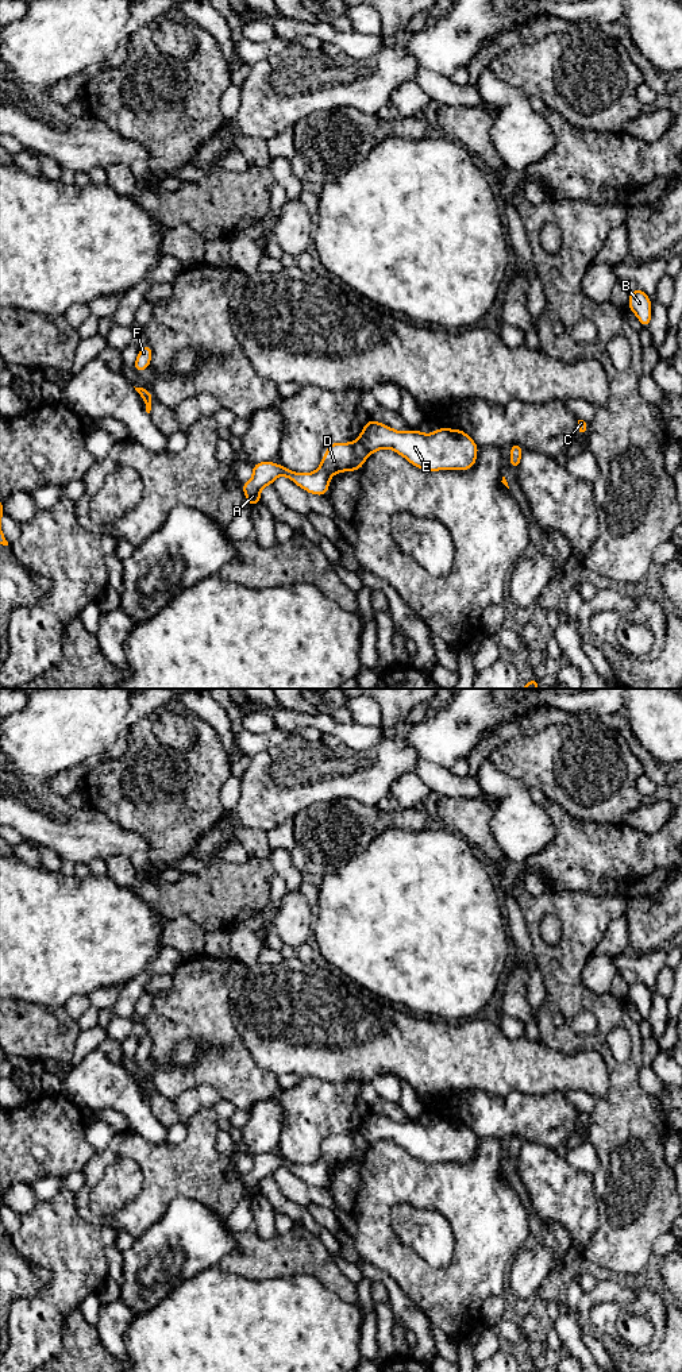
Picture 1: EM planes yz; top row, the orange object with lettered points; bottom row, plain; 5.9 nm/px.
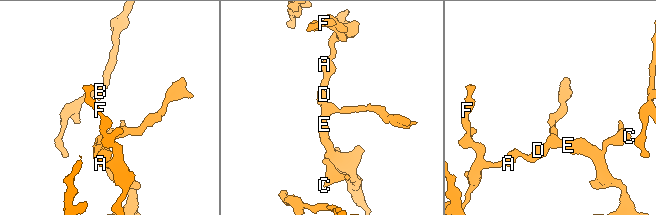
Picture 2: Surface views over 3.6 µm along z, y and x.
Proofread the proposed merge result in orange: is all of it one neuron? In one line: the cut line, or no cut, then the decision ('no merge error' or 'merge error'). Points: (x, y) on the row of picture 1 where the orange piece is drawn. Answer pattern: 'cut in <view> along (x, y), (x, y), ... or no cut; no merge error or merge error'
cut in yz along (357, 440), (368, 454); merge error

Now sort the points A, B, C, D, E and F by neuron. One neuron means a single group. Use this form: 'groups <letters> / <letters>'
groups A B D F / C E

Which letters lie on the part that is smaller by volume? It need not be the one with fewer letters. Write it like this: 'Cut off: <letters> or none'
Cut off: C, E

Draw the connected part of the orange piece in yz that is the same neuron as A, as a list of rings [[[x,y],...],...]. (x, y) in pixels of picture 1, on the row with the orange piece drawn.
[[[355,440],[351,443],[332,443],[328,446],[320,467],[313,473],[298,474],[284,465],[277,466],[271,460],[261,462],[253,467],[253,479],[242,483],[247,502],[253,506],[261,502],[261,489],[273,483],[280,477],[288,477],[308,493],[325,496],[330,478],[340,471],[355,471],[361,469],[367,458],[367,451]]]

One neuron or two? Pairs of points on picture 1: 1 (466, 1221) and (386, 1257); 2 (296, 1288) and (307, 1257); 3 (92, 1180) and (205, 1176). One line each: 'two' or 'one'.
1: one
2: two
3: one

